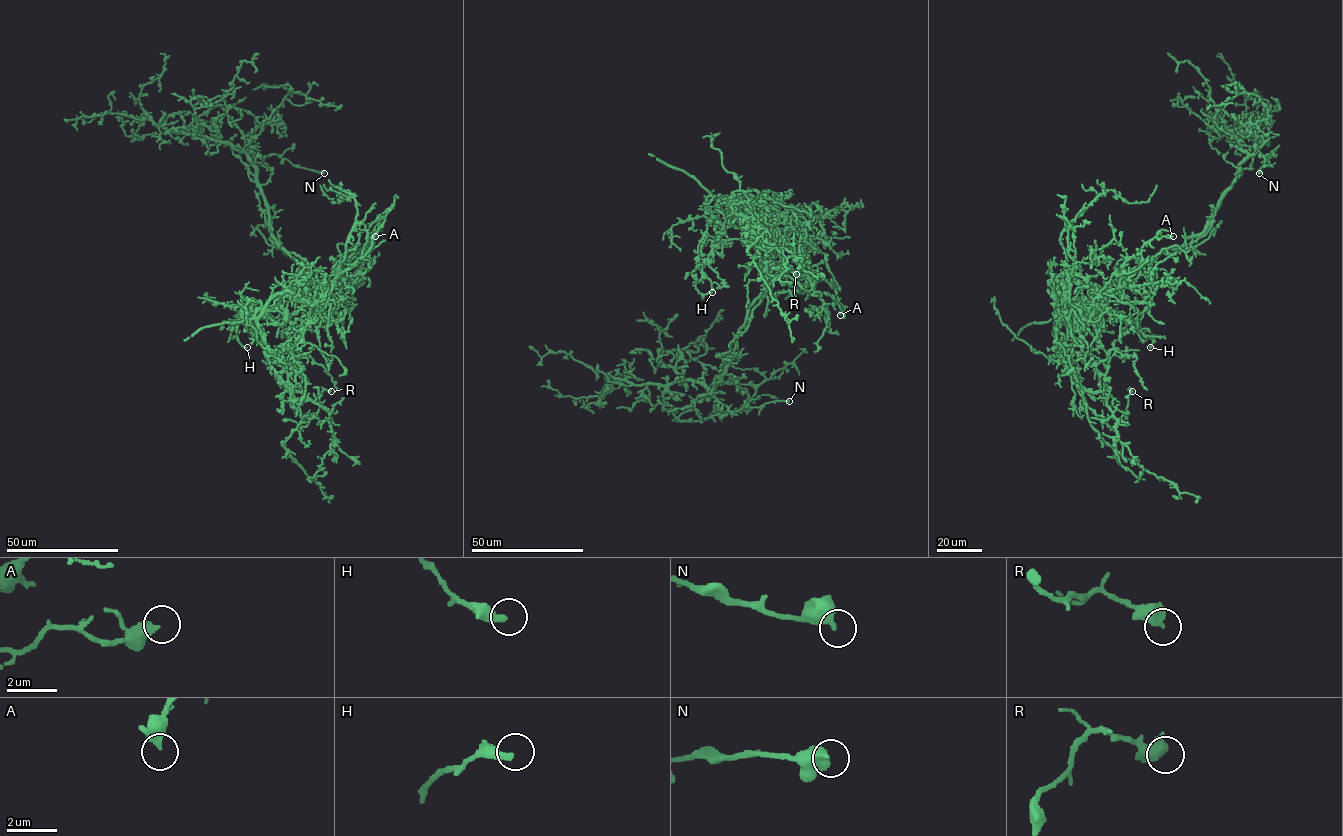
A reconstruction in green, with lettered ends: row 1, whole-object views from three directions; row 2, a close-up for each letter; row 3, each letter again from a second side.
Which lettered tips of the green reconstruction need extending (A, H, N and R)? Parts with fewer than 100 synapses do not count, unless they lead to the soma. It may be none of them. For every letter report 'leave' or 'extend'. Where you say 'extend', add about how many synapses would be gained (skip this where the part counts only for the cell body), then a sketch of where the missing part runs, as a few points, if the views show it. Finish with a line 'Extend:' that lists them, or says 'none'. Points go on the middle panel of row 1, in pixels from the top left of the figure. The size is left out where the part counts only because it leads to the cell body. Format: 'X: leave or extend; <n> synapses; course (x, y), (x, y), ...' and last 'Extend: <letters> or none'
A: leave
H: leave
N: leave
R: leave
Extend: none

